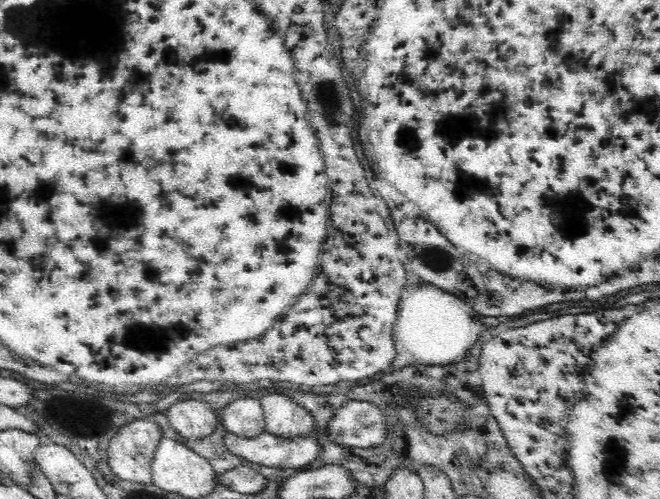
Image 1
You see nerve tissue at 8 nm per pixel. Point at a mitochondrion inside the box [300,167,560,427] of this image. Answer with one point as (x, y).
(436, 258)

